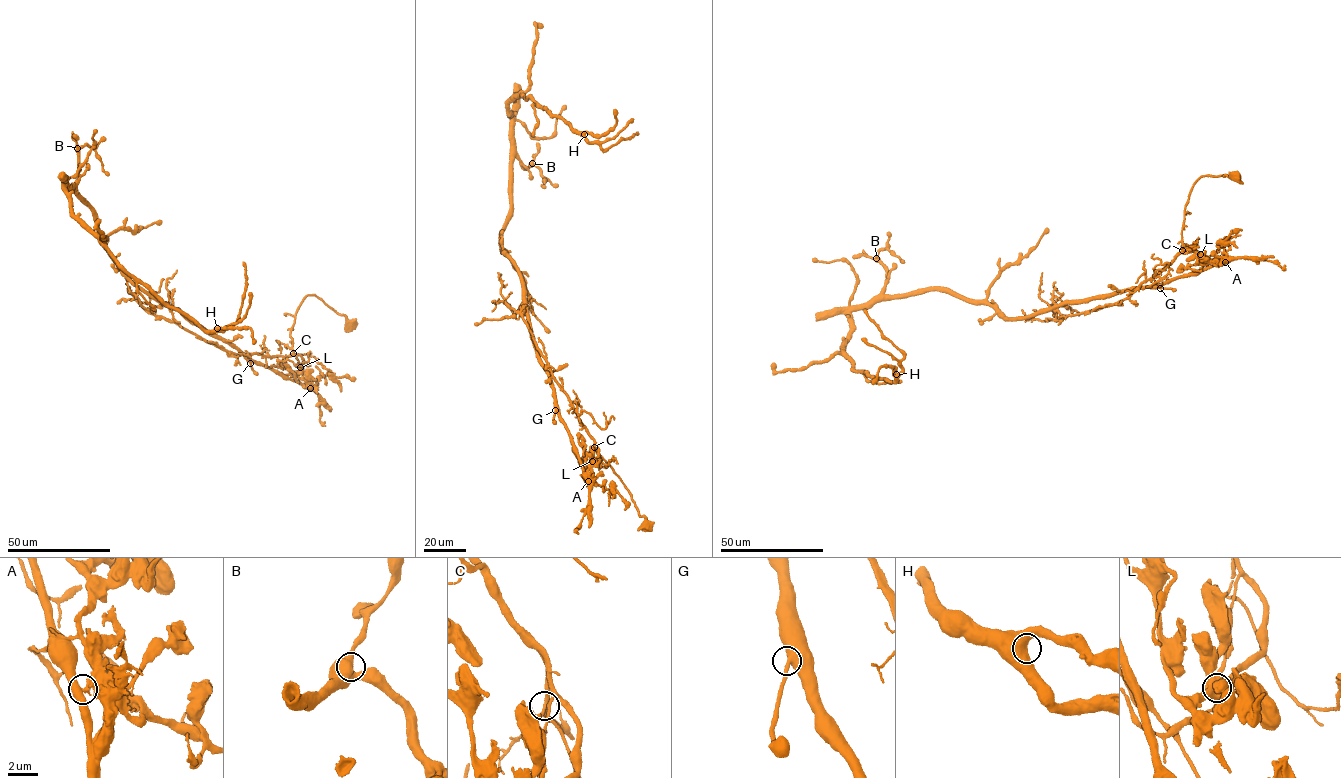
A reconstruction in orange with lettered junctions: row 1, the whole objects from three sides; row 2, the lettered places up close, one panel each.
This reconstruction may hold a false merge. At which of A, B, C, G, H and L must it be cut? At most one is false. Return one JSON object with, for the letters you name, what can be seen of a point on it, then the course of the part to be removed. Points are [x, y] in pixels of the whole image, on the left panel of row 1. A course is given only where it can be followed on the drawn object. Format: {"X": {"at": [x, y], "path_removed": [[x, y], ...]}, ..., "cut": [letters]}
{"A": {"at": [310, 388], "path_removed": [[310, 388], [304, 380], [300, 355], [235, 354], [221, 348], [142, 306], [130, 292], [125, 278]]}, "cut": ["A"]}

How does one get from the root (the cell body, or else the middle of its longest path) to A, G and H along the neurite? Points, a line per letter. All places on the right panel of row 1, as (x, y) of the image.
A: (1235, 177), (1206, 175), (1196, 181), (1181, 232), (1179, 252), (1192, 248), (1207, 262), (1225, 262)
G: (1235, 177), (1206, 175), (1196, 181), (1184, 212), (1179, 252), (1192, 248), (1210, 261), (1160, 288)
H: (1235, 177), (1196, 180), (1181, 251), (1109, 306), (1011, 319), (936, 290), (857, 307), (842, 352), (896, 374)

